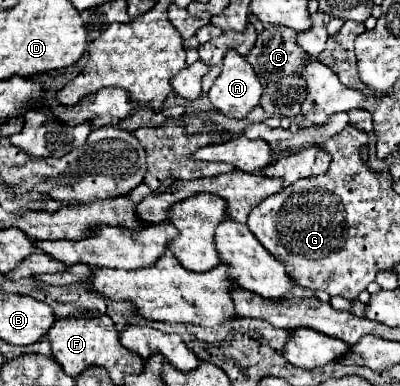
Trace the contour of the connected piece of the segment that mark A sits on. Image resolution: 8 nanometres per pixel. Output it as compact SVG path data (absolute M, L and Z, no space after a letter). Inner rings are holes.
M230 50L224 58L222 74L208 92L210 104L228 118L246 118L246 114L258 106L260 96L262 84L252 66Z

